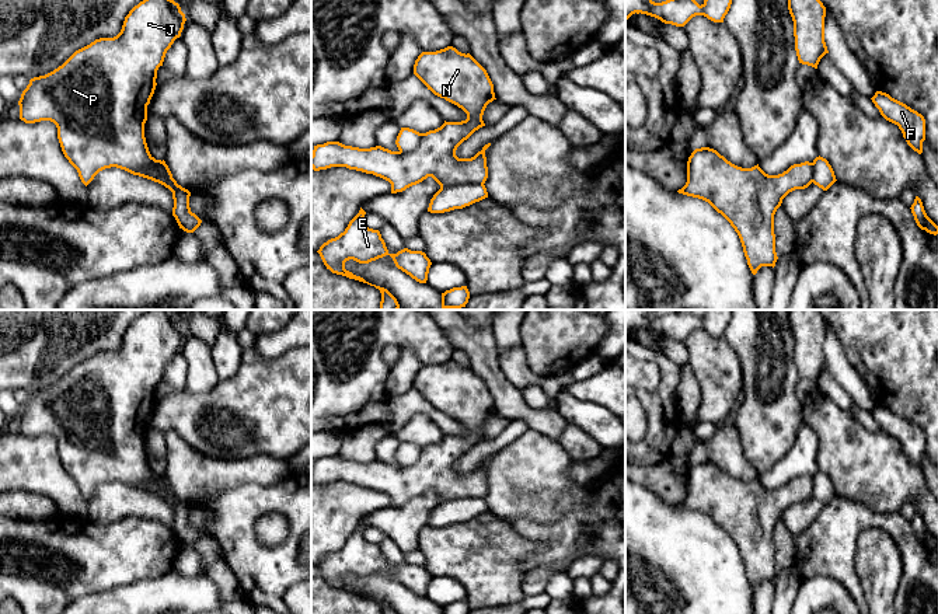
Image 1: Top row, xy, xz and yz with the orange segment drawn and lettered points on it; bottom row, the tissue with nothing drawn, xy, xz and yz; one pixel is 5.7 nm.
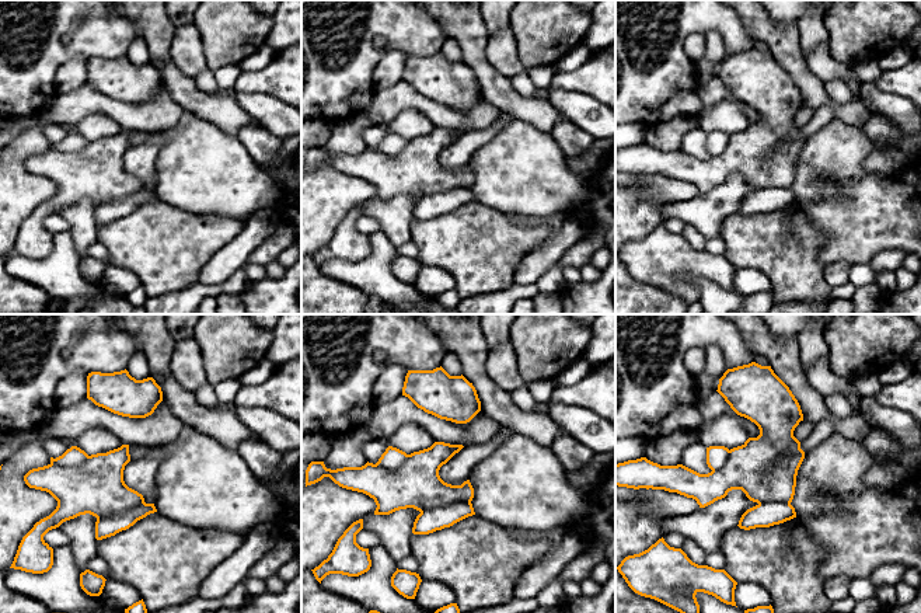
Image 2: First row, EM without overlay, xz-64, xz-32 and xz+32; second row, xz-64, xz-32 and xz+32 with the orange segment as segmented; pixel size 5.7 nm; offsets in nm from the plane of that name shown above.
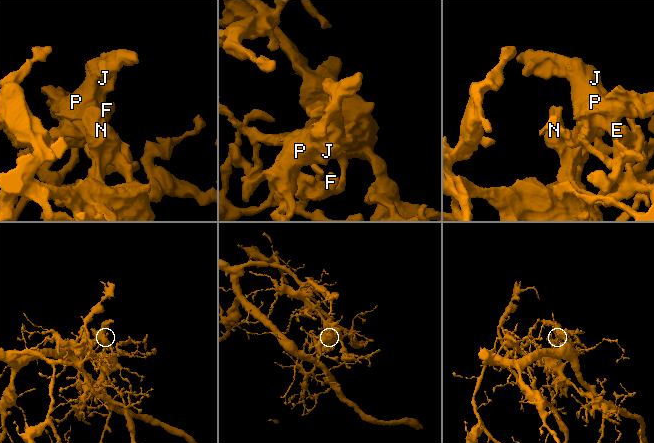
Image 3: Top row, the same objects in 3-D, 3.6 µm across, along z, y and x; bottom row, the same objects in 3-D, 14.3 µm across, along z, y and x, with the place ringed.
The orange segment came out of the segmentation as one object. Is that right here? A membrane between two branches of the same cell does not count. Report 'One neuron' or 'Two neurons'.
Two neurons

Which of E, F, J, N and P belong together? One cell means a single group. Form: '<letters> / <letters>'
E J N P / F

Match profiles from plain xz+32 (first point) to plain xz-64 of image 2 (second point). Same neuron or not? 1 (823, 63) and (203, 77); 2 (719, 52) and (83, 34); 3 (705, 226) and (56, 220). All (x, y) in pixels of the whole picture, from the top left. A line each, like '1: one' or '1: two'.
1: two
2: two
3: two

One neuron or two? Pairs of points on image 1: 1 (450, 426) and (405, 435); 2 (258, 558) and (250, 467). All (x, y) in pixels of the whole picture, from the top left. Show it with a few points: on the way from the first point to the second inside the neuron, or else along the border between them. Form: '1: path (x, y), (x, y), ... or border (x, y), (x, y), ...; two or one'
1: border (407, 421), (418, 415), (426, 415), (445, 433); two
2: border (283, 478), (274, 484), (243, 484), (219, 492); two

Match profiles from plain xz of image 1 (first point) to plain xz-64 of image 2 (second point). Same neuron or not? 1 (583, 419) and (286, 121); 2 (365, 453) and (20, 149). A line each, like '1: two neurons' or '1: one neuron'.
1: one neuron
2: one neuron

